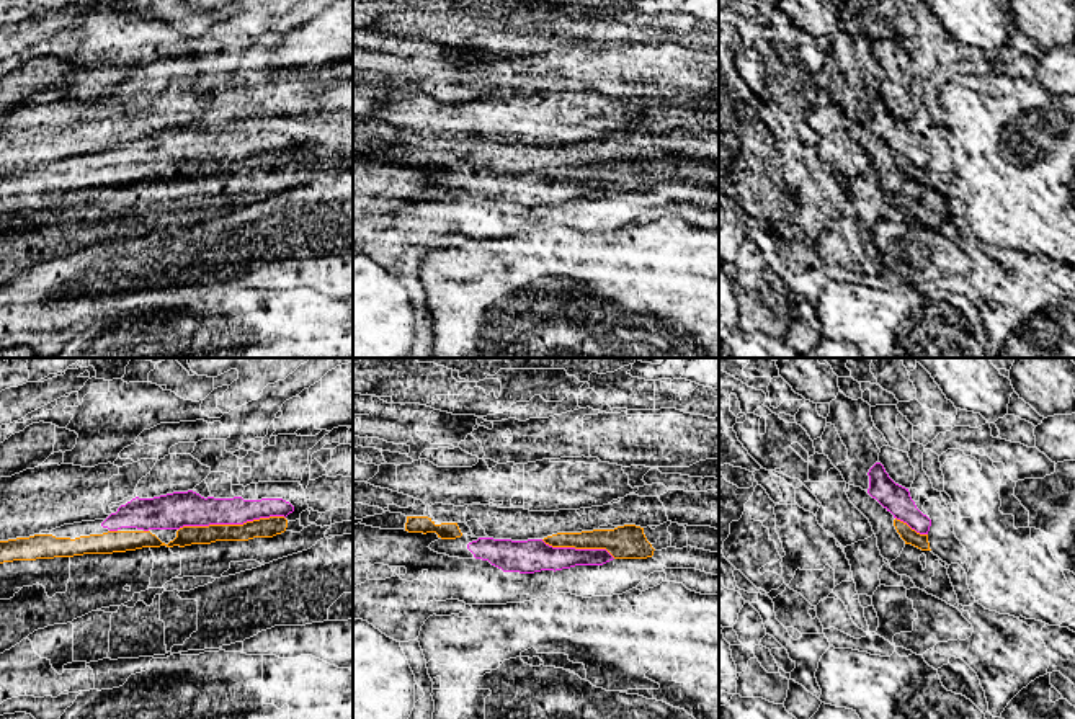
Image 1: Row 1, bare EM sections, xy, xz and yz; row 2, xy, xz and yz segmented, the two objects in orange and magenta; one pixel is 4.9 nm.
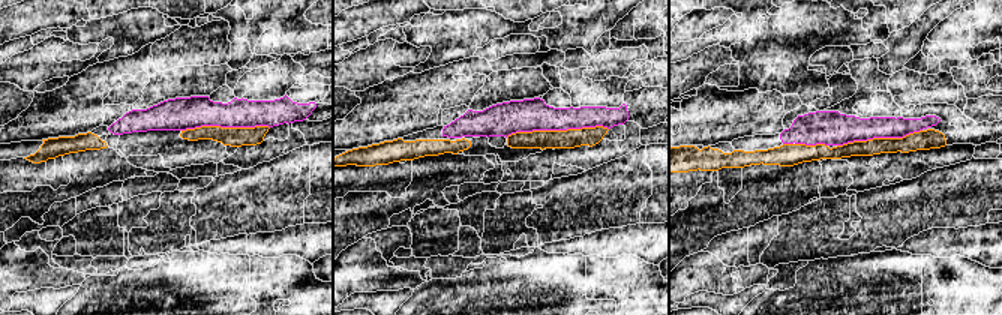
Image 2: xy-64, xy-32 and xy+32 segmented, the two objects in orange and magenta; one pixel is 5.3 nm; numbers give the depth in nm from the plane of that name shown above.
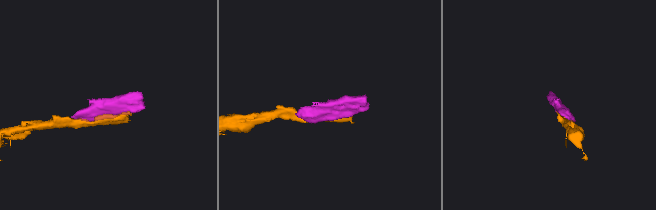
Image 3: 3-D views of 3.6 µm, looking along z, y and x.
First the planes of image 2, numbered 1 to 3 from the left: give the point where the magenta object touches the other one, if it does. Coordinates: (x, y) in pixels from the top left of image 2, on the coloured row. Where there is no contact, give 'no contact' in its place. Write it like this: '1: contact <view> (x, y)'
1: contact xy-64 (225, 128)
2: contact xy-32 (557, 131)
3: contact xy+32 (879, 138)

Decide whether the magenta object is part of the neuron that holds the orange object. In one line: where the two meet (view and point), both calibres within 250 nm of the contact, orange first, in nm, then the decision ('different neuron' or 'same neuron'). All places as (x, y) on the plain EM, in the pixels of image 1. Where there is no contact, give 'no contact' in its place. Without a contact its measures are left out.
meets orange in xy at (231, 159); 100 nm thick on the orange side, 180 nm on the other; same neuron

